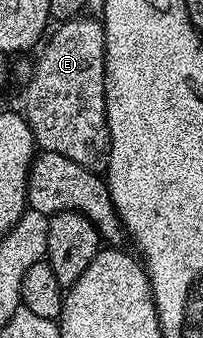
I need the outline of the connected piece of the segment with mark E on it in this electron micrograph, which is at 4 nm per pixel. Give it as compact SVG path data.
M66 18L62 22L65 24L53 36L48 36L49 44L47 39L40 48L41 56L25 87L23 114L33 130L33 142L42 152L62 154L89 171L101 173L109 161L109 126L105 120L105 29L100 18L81 18Z

